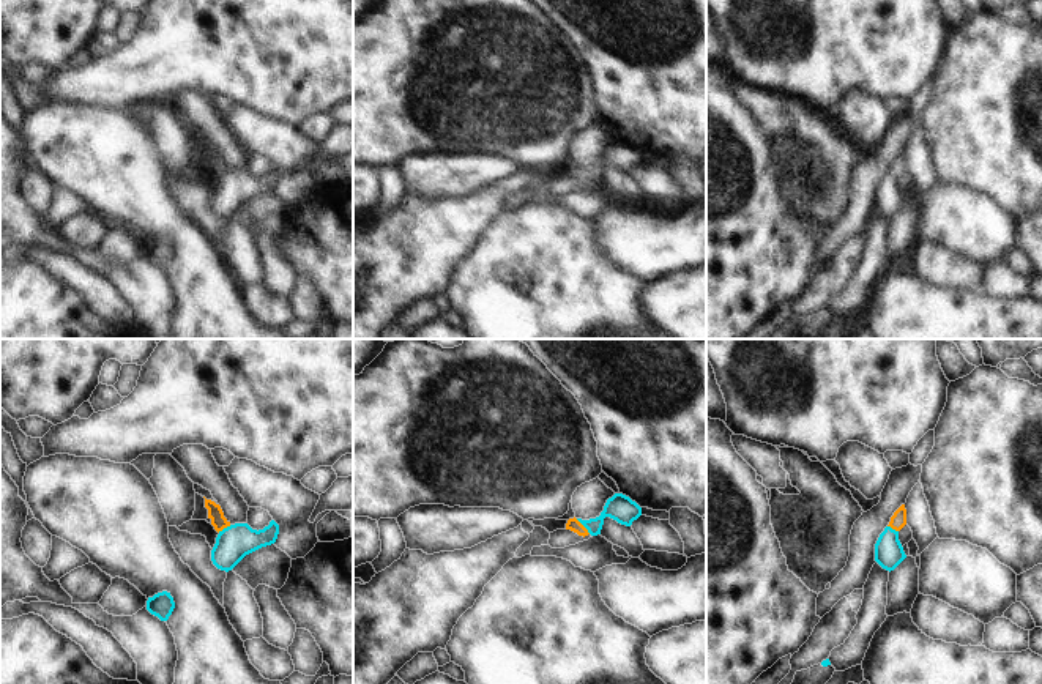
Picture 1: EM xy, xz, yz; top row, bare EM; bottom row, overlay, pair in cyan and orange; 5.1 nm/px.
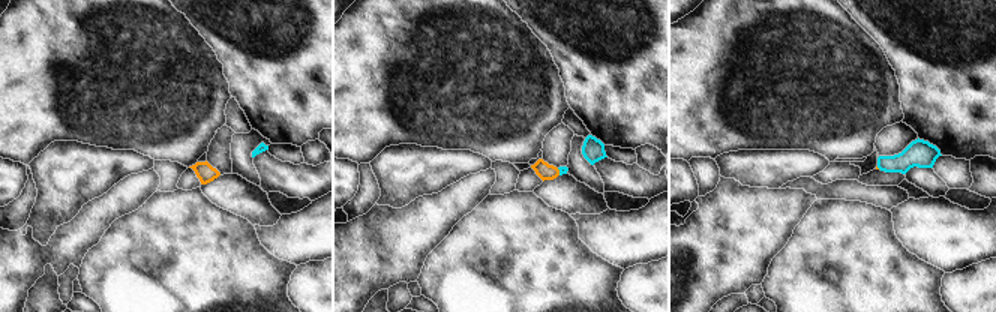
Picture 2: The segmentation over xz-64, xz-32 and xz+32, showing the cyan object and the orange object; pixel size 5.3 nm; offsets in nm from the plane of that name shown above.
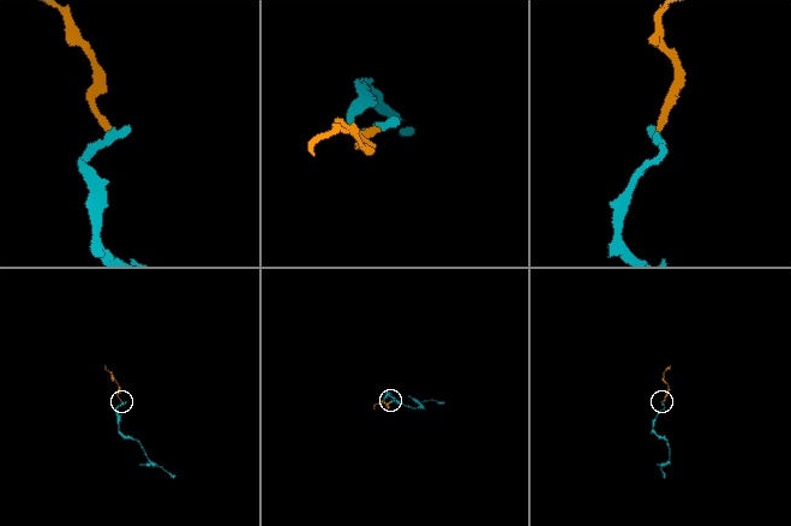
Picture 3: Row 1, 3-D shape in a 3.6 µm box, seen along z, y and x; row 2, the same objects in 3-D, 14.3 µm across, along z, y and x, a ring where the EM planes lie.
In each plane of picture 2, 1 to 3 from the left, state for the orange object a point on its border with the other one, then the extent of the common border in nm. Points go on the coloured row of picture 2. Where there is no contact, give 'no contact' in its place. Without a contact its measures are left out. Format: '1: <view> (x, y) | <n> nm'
1: no contact
2: xz-32 (560, 171) | 40 nm
3: no contact

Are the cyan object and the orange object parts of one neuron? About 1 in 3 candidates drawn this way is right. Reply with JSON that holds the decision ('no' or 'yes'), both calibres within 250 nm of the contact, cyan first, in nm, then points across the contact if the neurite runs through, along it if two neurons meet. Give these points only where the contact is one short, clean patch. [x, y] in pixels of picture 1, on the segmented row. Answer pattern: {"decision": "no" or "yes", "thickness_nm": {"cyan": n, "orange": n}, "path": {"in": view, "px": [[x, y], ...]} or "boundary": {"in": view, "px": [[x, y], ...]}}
{"decision": "yes", "thickness_nm": {"cyan": 140, "orange": 70}, "path": {"in": "xz", "px": [[620, 508], [584, 525], [574, 525]]}}

